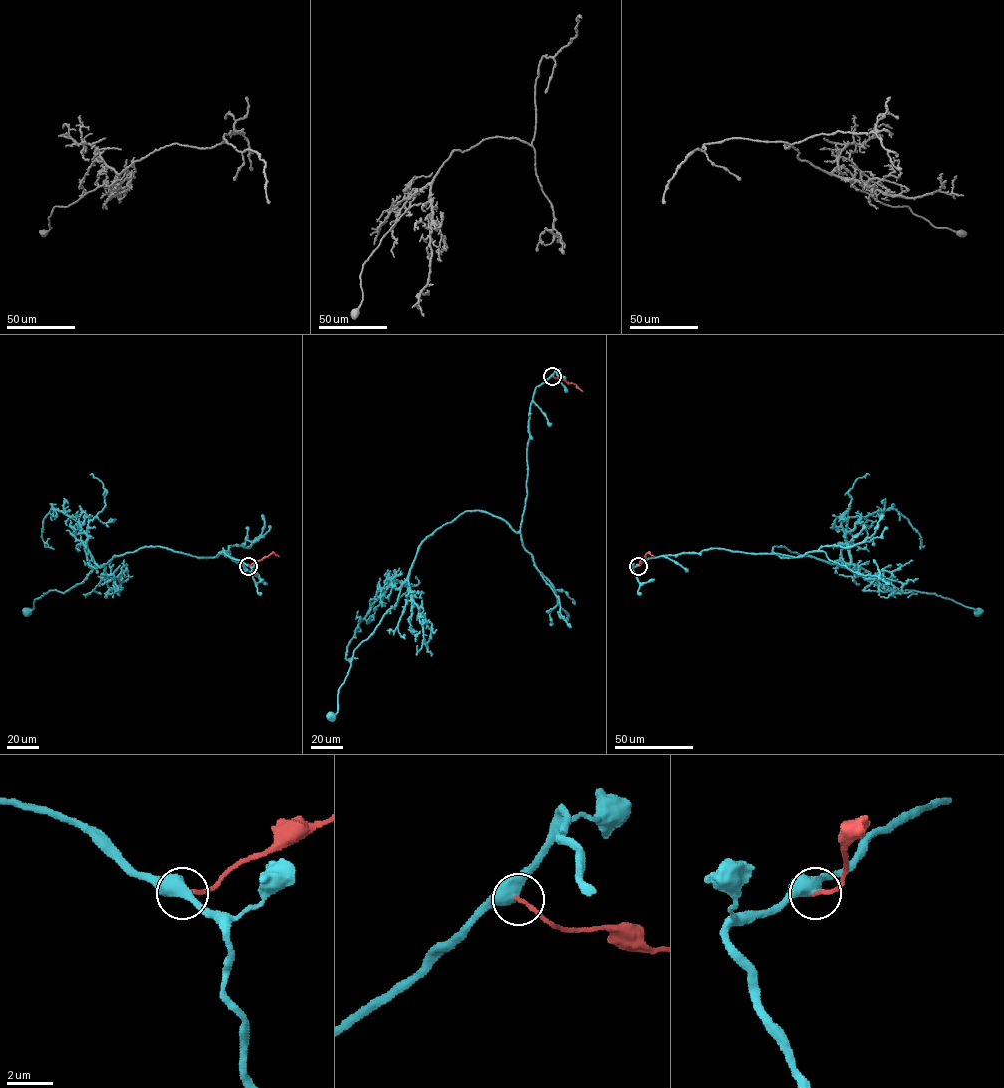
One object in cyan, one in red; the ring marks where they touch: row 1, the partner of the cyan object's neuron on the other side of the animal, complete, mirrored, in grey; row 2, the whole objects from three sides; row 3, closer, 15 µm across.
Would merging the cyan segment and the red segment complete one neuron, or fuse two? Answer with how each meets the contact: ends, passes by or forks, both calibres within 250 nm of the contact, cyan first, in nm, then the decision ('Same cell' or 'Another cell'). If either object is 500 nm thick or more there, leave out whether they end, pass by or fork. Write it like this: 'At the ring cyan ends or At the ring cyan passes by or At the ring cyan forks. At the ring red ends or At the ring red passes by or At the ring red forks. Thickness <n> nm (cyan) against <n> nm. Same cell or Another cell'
At the ring cyan forks. At the ring red ends. Thickness 400 nm (cyan) against 180 nm. Another cell

